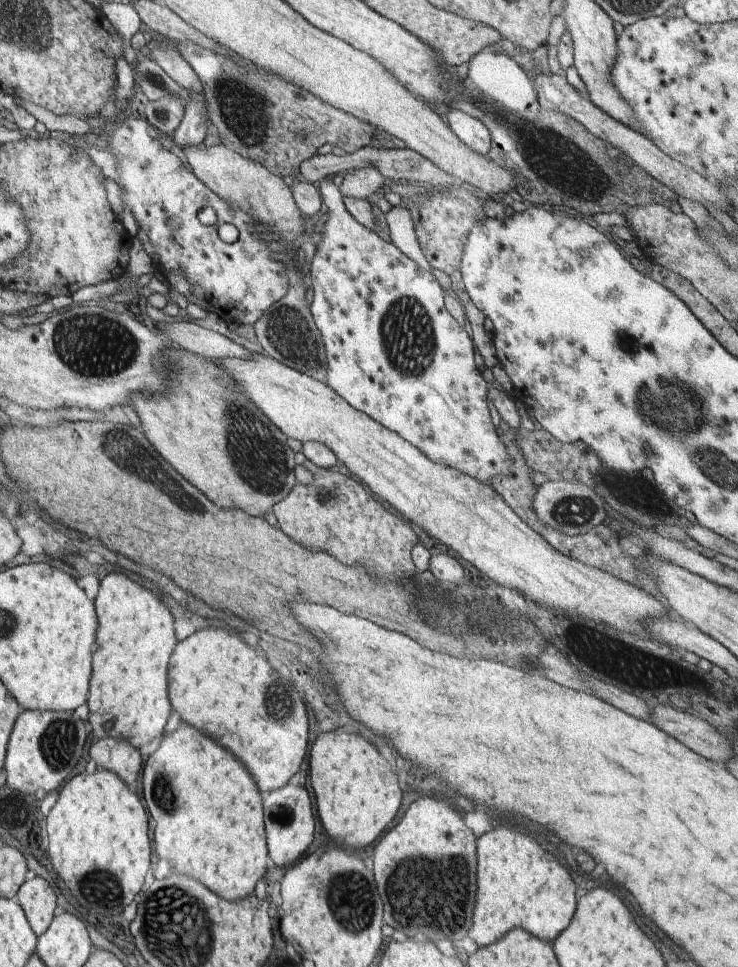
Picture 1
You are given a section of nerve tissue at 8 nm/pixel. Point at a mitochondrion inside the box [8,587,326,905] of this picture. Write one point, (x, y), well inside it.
(58, 744)

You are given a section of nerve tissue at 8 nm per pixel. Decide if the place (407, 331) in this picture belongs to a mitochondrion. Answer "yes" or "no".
yes

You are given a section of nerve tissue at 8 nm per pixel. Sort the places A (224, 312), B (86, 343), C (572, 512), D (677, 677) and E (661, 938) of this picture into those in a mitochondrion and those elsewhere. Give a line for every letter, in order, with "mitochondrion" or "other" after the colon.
A: other
B: mitochondrion
C: mitochondrion
D: other
E: other

